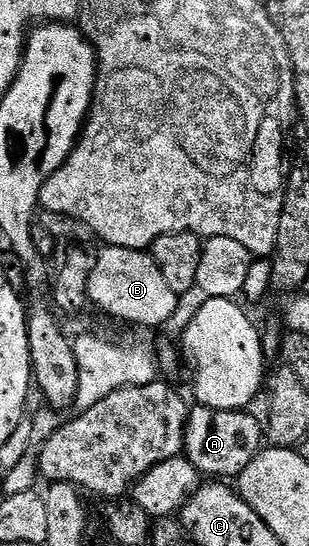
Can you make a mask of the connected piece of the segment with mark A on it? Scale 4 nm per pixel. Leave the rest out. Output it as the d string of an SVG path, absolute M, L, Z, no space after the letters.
M193 406L188 413L187 433L184 435L183 454L193 463L199 474L216 481L232 481L239 477L265 446L266 427L252 416L251 410L219 411Z

